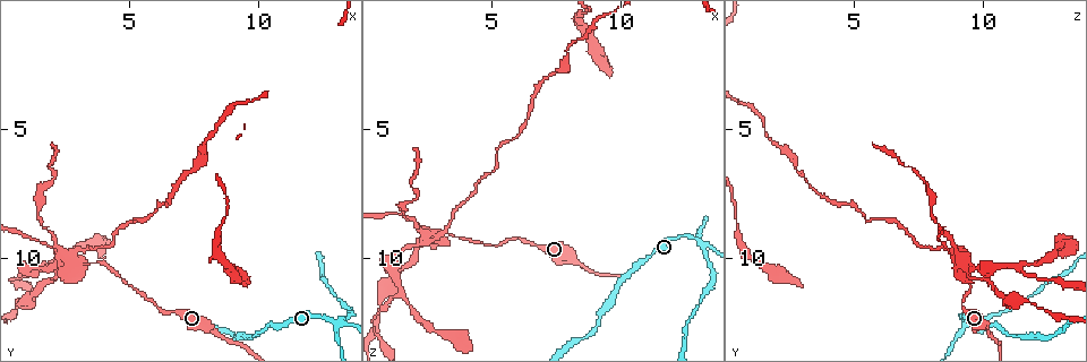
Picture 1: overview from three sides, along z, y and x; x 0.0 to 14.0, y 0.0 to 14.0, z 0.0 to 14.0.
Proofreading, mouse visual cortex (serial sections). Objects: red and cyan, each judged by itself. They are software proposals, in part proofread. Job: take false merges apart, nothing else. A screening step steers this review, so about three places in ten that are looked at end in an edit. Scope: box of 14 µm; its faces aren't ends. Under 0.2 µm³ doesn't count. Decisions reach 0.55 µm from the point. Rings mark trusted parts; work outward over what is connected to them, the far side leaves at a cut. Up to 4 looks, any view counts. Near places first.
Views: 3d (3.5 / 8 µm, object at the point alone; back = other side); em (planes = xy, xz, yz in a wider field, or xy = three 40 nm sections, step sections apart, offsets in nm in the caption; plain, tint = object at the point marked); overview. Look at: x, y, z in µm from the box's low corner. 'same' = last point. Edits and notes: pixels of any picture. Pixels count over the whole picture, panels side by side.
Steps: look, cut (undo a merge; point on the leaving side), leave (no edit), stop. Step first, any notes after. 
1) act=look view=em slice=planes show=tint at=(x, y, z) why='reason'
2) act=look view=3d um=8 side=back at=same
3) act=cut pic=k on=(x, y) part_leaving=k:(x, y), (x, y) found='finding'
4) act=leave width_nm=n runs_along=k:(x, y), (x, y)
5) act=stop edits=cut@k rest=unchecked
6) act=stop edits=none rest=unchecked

act=look view=3d um=8 side=back at=(6.0, 11.8, 9.3) why='sudden change in width'

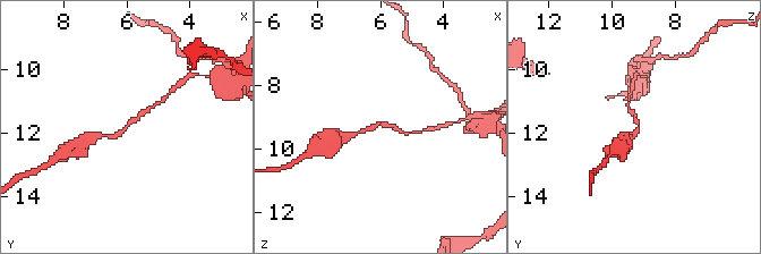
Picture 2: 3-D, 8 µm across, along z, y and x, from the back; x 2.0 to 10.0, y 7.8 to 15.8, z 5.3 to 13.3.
act=look view=em slice=xy step=1 show=tint at=(6.0, 11.8, 9.2) arm_widths_nm=150,200 why='now the EM'

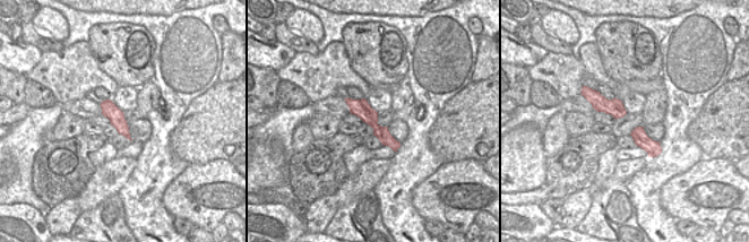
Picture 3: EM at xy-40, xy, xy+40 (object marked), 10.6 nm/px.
act=leave runs_along=2:(99, 135), (119, 134), (152, 107) found='all the same cell'

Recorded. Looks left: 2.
act=look view=3d um=8 at=(2.3, 10.4, 9.4) why='two arms at a narrow angle'

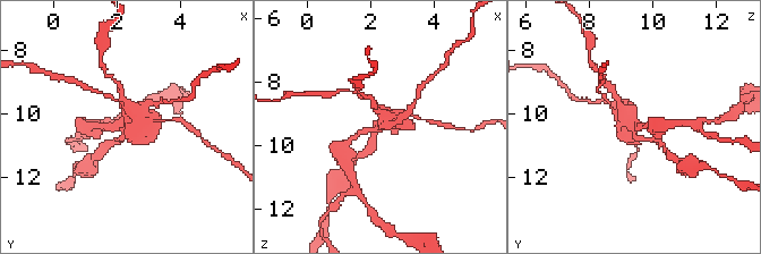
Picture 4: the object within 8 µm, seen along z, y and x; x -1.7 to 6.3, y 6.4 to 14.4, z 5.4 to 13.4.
act=look view=em slice=planes show=tint at=(2.5, 10.3, 9.3) why='need the tissue'

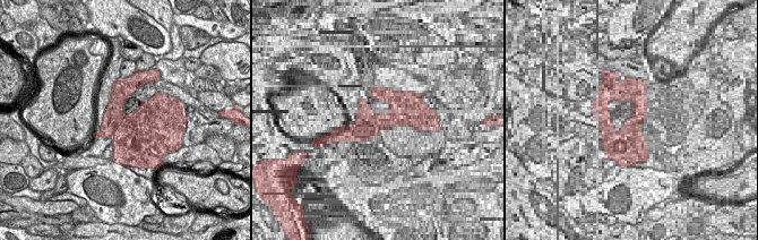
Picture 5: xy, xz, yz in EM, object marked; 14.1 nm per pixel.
act=cut pic=4 on=(156, 101) part_leaving=4:(147, 124), (140, 129), (109, 126) found='two cells meet here'

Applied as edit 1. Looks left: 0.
act=stop edits=cut@4 rest=unchecked

